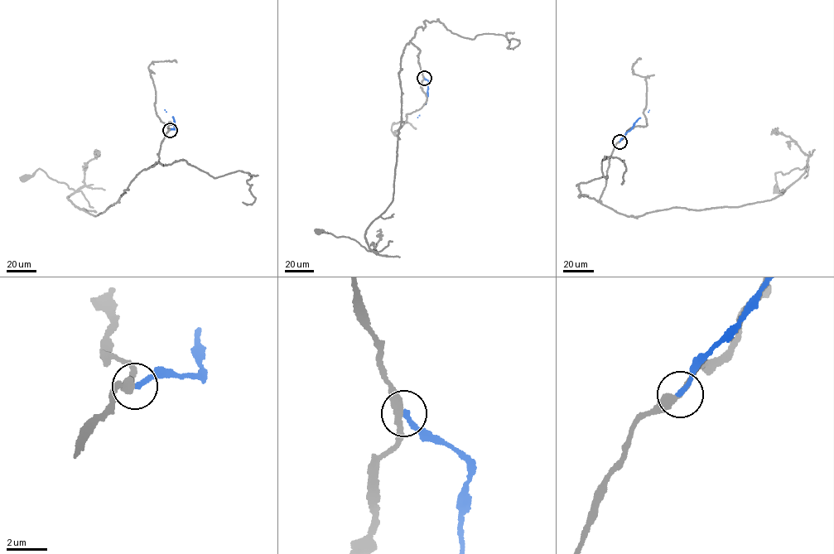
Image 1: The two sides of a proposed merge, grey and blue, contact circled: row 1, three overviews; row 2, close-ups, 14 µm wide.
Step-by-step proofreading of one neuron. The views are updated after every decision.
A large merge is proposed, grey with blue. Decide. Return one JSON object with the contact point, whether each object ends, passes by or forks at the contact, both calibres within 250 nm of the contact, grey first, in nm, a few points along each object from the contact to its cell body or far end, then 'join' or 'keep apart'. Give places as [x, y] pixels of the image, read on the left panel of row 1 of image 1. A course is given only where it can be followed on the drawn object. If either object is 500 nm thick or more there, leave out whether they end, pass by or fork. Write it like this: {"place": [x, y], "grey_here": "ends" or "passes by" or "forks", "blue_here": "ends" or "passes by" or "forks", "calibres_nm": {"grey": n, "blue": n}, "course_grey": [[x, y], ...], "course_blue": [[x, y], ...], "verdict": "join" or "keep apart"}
{"place": [170, 130], "grey_here": "passes by", "blue_here": "ends", "calibres_nm": {"grey": 340, "blue": 240}, "course_grey": [[170, 130], [159, 162], [98, 215], [74, 205], [67, 197], [74, 190], [39, 169], [23, 178]], "course_blue": [[170, 130], [175, 128], [174, 120], [165, 110]], "verdict": "keep apart"}

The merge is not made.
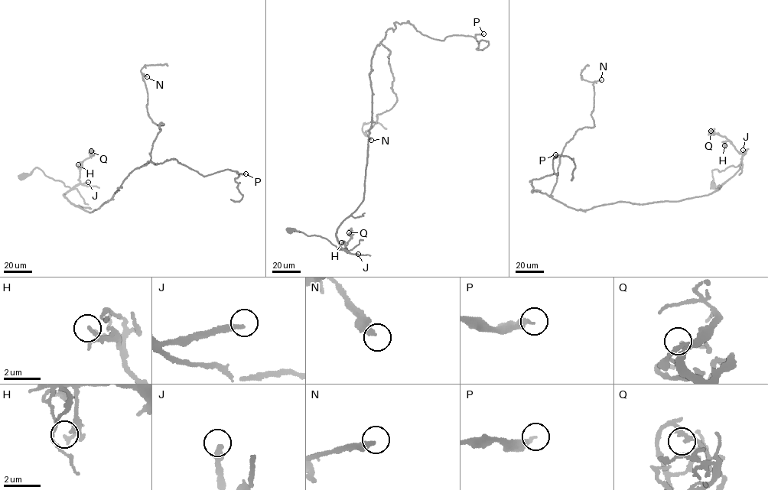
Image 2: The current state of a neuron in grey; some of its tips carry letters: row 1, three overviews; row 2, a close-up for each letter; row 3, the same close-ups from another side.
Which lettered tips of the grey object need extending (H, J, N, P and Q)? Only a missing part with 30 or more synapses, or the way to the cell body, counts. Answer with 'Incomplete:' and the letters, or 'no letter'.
Incomplete: J, N

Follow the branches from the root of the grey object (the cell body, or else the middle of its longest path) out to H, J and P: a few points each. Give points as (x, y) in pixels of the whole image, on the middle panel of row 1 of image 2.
H: (290, 232), (320, 236), (339, 249), (350, 253), (341, 242)
J: (290, 232), (320, 236), (339, 249), (358, 254)
P: (290, 232), (343, 249), (337, 228), (363, 200), (372, 58), (385, 31), (408, 22), (439, 40), (483, 34)

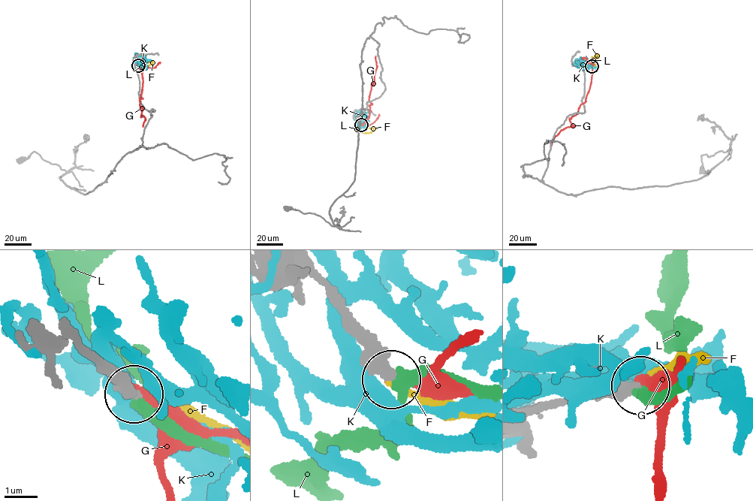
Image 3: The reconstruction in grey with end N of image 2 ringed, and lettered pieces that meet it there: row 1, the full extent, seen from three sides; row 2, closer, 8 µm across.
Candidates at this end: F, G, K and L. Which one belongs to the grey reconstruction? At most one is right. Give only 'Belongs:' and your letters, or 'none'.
Belongs: F

